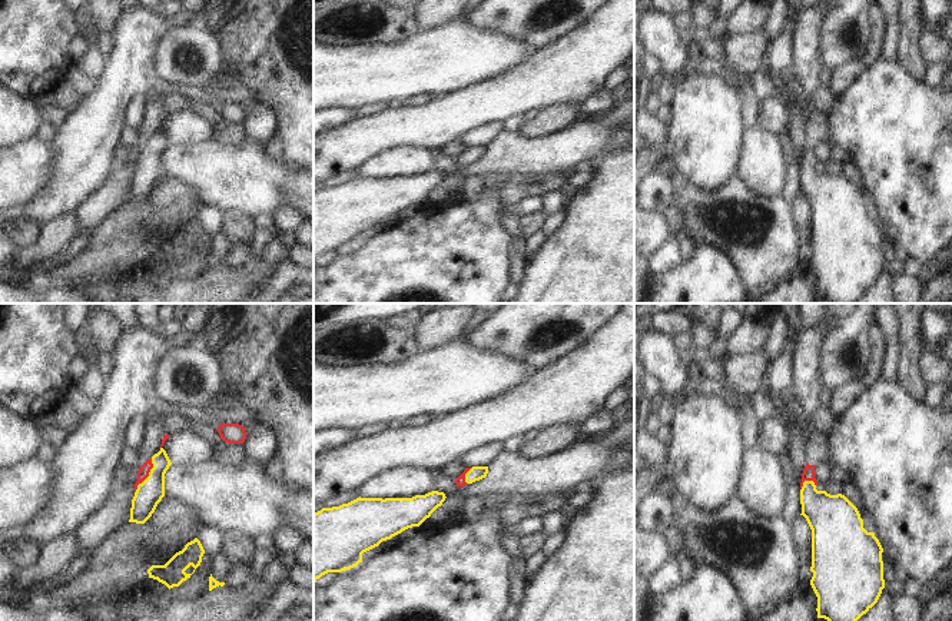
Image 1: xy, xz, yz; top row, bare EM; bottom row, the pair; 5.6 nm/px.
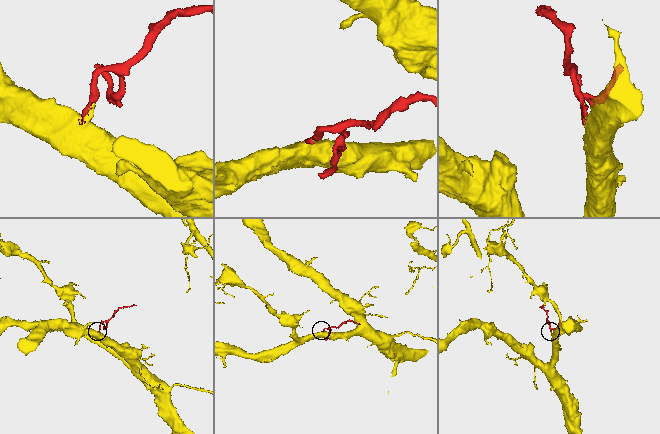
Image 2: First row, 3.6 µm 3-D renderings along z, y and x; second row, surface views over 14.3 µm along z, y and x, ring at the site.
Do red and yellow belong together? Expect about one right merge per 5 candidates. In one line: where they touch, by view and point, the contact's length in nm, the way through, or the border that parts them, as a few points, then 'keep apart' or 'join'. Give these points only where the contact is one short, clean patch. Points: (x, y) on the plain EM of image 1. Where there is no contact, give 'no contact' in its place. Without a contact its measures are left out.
meets red in xy at (148, 155); contact 220 nm long; join

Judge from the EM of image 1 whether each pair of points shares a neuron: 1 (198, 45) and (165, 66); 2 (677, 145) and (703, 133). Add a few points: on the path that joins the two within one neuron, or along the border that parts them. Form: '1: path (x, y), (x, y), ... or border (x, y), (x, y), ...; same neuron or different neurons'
1: path (188, 43), (175, 47), (172, 56); same neuron
2: path (683, 145), (692, 145), (697, 139); same neuron

